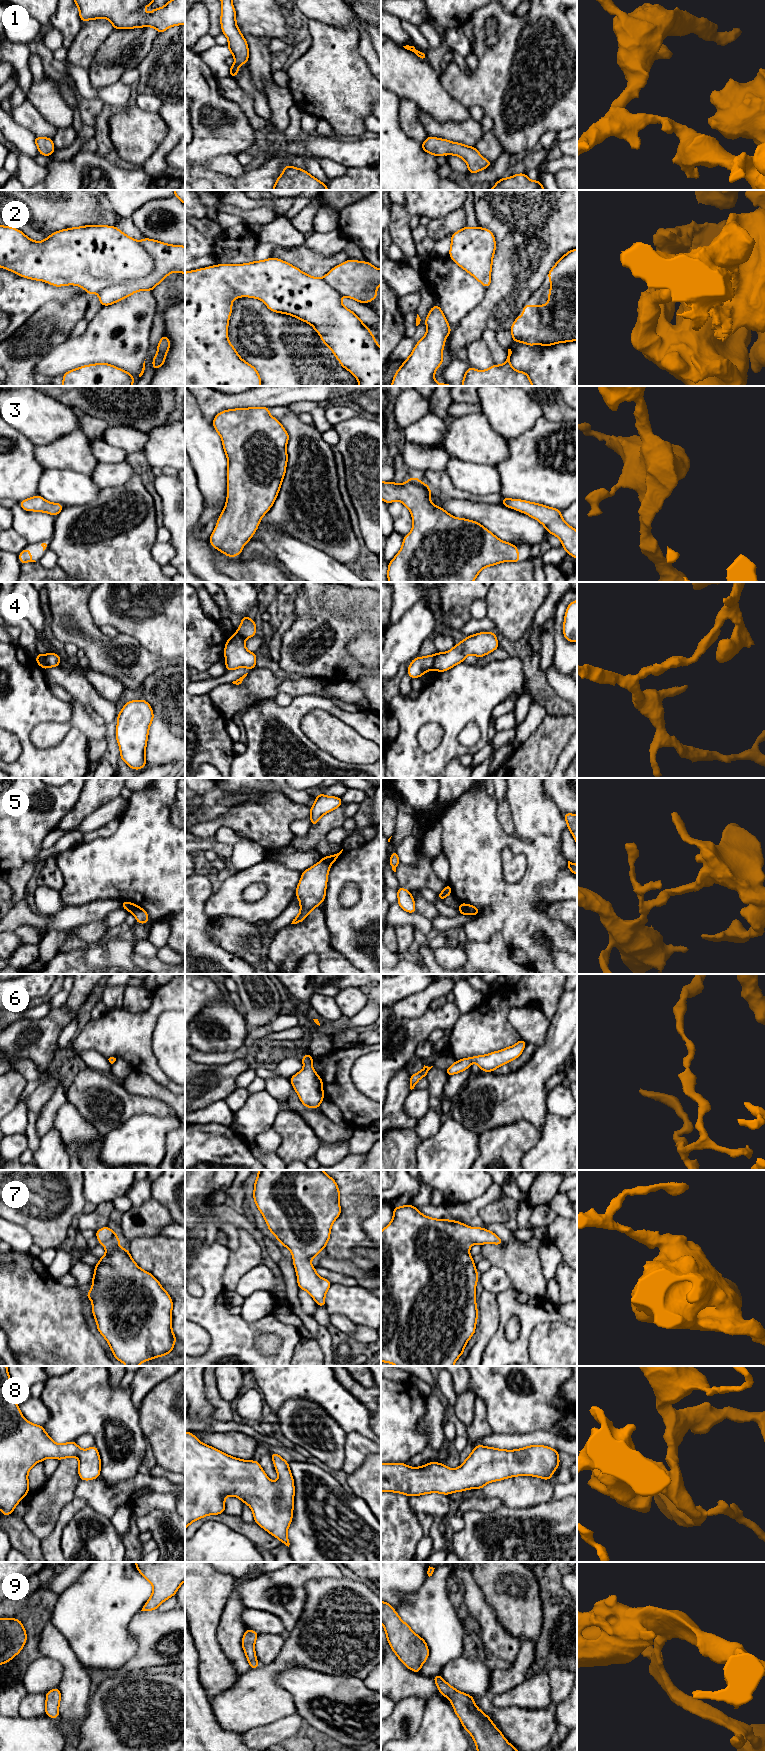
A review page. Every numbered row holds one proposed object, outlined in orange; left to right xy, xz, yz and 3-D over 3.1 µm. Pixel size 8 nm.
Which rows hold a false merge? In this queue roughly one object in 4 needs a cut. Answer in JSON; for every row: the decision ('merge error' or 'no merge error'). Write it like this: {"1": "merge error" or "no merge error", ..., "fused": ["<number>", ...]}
{"1": "no merge error", "2": "no merge error", "3": "no merge error", "4": "merge error", "5": "merge error", "6": "no merge error", "7": "no merge error", "8": "no merge error", "9": "no merge error", "fused": ["4", "5"]}

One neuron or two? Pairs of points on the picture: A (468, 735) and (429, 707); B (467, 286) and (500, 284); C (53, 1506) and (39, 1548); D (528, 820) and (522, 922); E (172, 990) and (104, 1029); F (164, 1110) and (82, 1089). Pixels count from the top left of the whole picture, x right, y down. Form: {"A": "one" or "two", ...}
{"A": "two", "B": "two", "C": "two", "D": "one", "E": "one", "F": "one"}

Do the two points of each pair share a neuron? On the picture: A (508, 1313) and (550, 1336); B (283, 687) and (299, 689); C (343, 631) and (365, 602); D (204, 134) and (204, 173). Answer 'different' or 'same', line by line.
A: different
B: same
C: same
D: same

